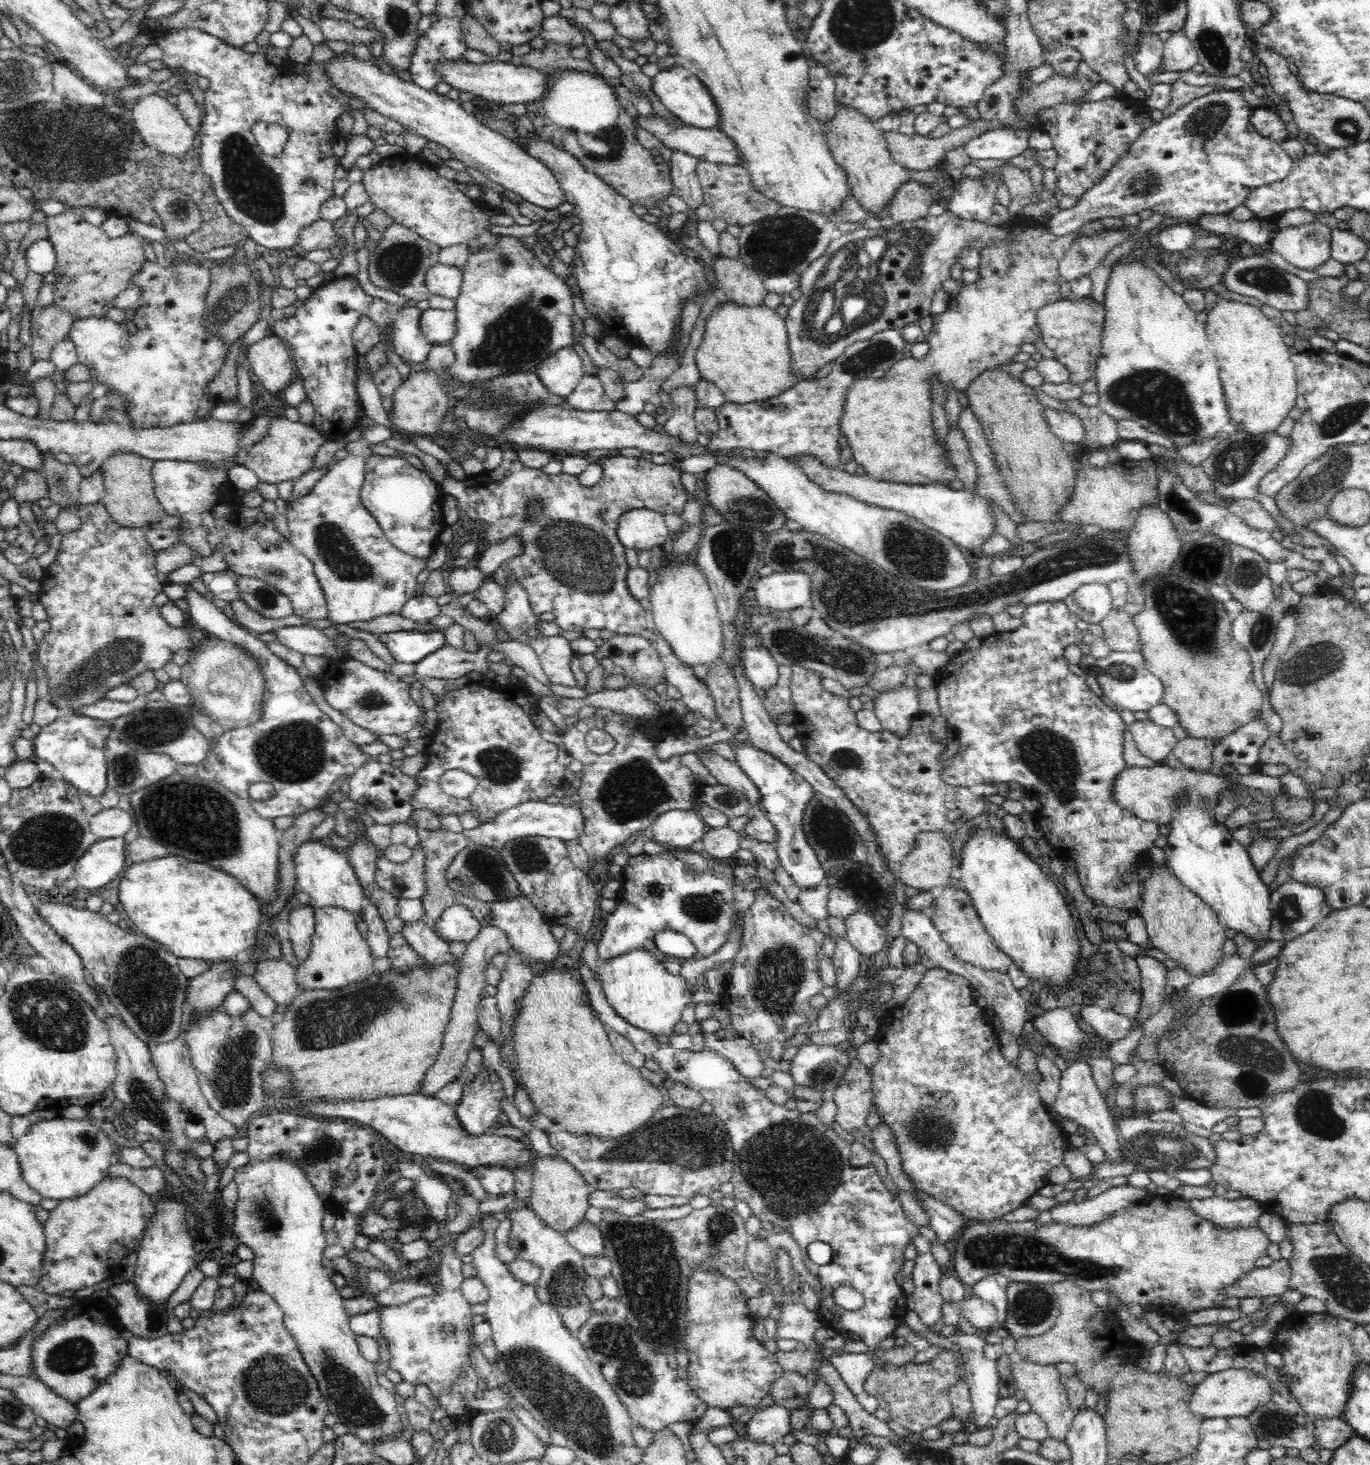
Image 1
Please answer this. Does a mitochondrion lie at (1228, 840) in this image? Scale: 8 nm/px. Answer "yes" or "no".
no

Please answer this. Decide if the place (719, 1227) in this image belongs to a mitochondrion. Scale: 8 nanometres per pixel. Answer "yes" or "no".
yes

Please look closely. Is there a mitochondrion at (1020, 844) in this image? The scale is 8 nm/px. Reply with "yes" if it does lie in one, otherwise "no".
no

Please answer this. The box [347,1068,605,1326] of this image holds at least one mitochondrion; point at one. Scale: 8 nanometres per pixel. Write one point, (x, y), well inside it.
(563, 1286)

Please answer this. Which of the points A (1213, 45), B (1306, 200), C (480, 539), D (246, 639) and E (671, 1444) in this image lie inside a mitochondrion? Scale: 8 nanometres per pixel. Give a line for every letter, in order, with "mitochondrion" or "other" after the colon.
A: mitochondrion
B: other
C: other
D: other
E: other

